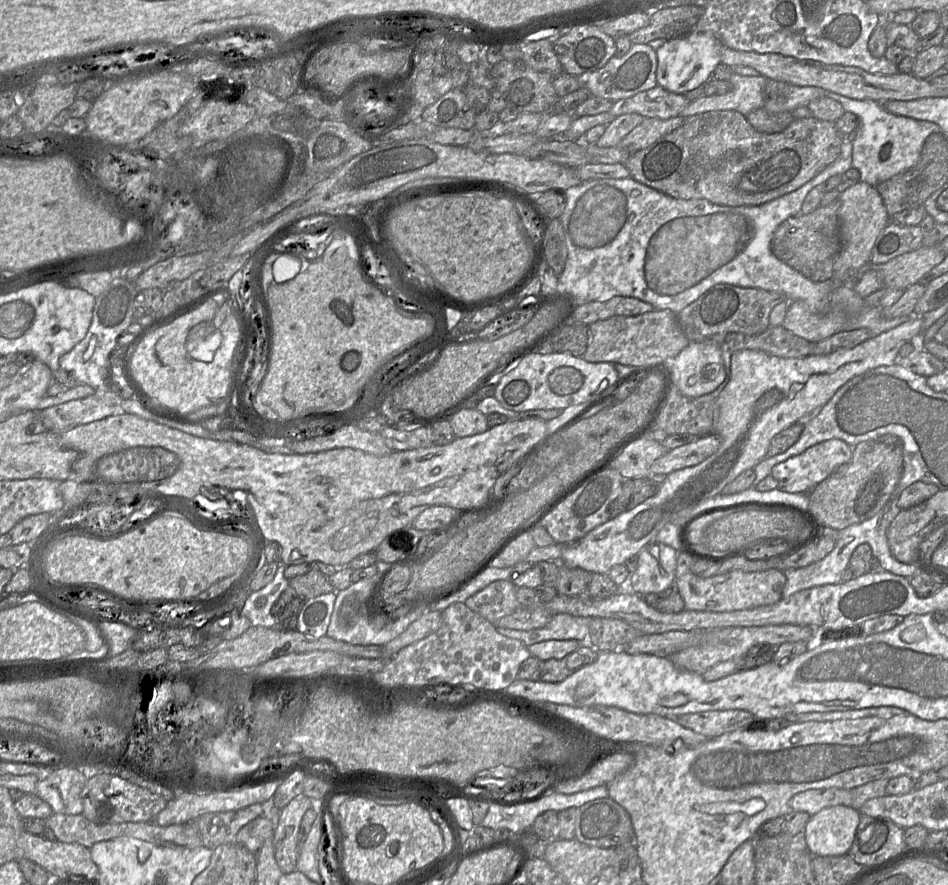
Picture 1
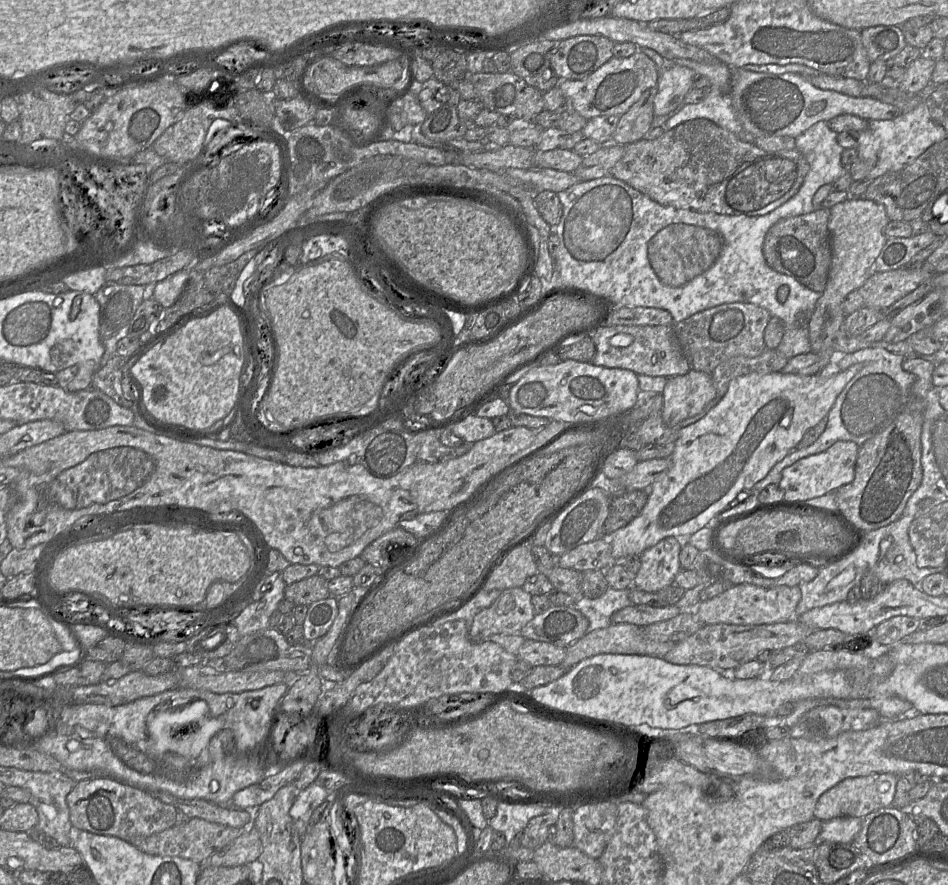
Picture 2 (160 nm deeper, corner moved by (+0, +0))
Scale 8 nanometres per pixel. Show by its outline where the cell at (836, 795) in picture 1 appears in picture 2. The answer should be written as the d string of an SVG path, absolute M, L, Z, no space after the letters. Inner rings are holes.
M891 773L871 774L864 777L847 778L824 792L818 799L814 818L822 822L837 817L860 817L892 805L899 776Z

